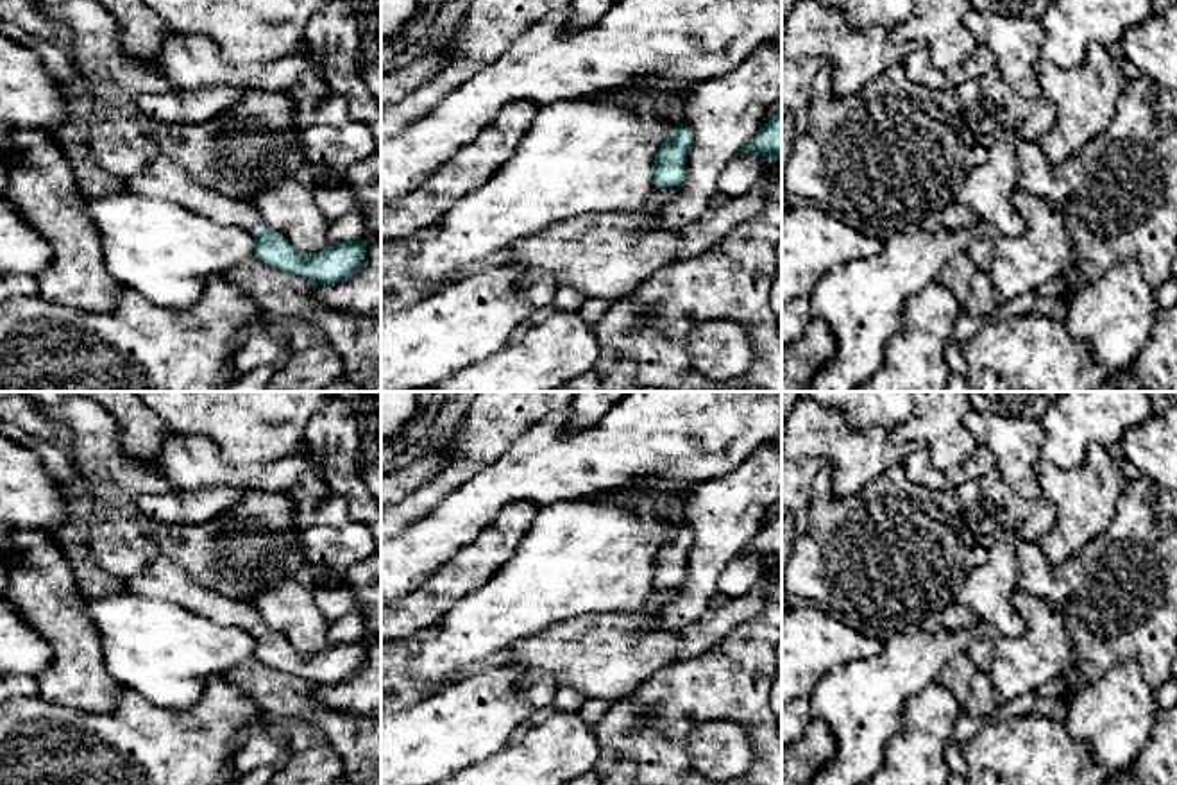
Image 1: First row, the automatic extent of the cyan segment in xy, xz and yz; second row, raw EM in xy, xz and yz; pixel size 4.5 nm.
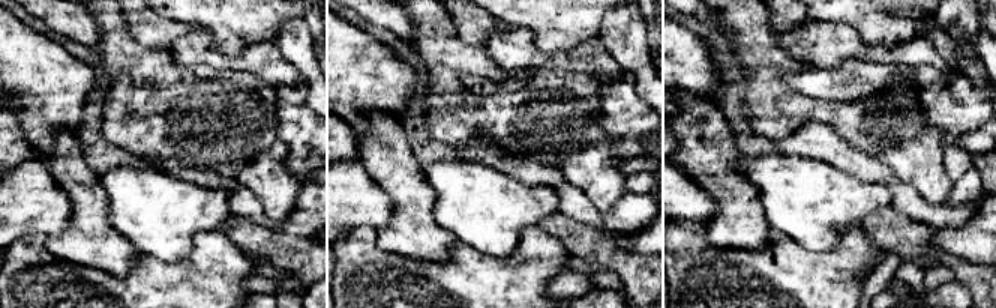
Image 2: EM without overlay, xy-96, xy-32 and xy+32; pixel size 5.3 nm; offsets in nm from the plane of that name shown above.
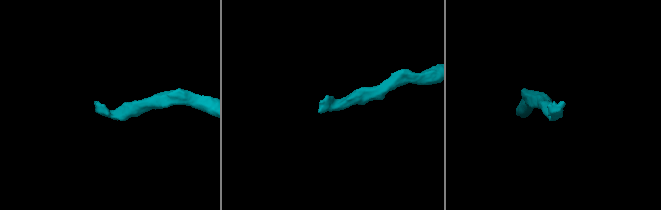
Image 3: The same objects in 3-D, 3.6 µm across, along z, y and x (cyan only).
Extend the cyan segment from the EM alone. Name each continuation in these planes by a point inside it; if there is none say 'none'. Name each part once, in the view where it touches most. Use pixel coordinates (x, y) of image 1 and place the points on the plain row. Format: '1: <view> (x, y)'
1: xy (163, 578)

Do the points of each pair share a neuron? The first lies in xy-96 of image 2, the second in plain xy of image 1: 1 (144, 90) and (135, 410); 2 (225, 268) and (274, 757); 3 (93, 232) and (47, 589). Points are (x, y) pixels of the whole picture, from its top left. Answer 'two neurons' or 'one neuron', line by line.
1: two neurons
2: two neurons
3: one neuron

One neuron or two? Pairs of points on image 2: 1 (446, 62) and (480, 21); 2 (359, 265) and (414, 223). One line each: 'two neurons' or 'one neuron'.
1: two neurons
2: two neurons

